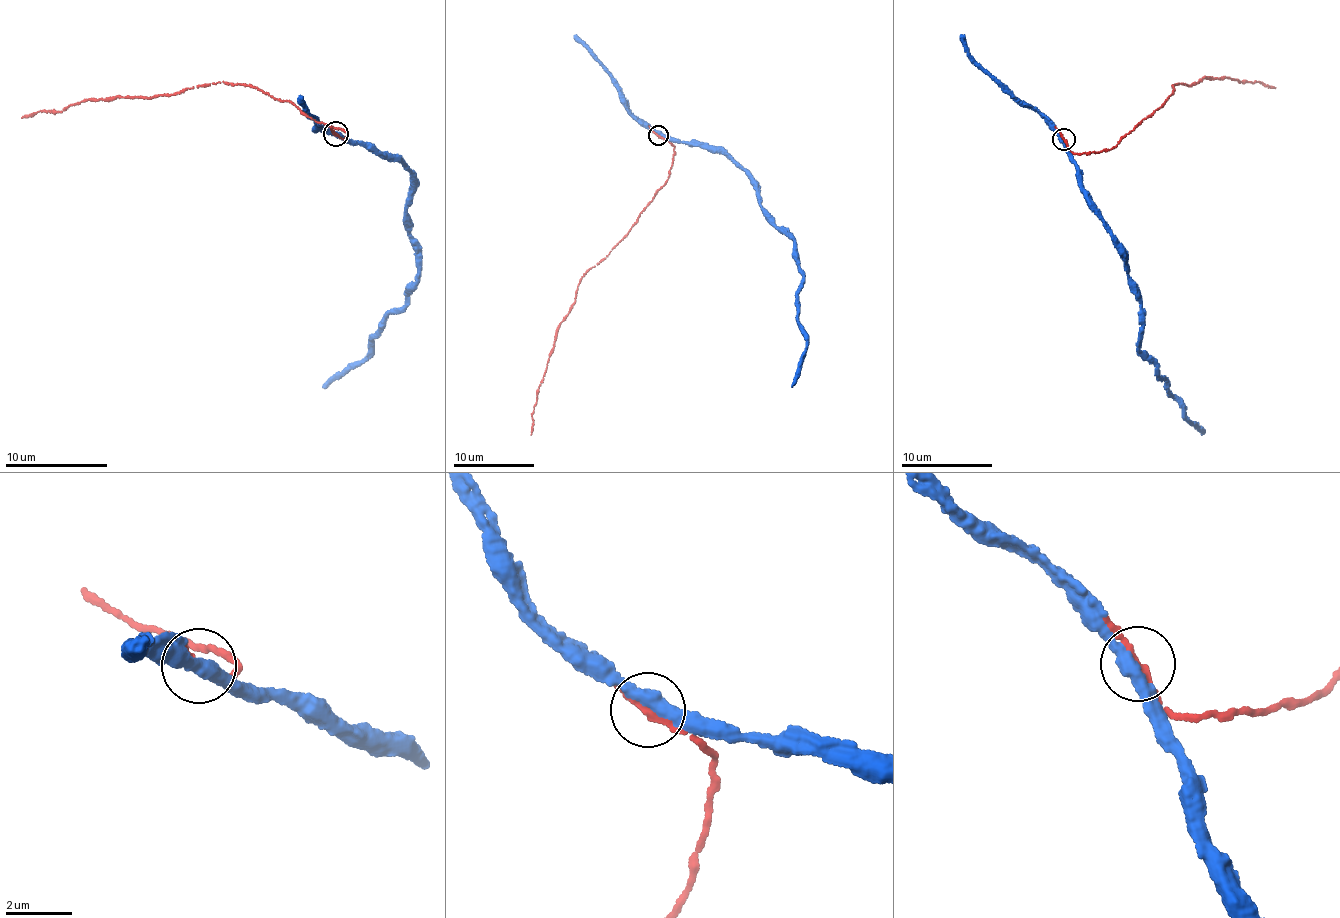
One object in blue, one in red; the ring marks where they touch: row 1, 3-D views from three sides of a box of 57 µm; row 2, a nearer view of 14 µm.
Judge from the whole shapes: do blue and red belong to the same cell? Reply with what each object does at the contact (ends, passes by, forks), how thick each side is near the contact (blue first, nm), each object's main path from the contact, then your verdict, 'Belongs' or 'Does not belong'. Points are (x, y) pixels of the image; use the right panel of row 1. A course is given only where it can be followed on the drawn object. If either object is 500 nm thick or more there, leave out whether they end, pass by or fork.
At the ring blue passes by. At the ring red passes by. Thickness 380 nm (blue) against 220 nm. Course of blue: (1064, 140), (1087, 204), (1111, 234), (1140, 302), (1137, 353), (1154, 364), (1187, 423), (1204, 432). Course of red: (1063, 138), (1073, 153), (1114, 149), (1174, 94), (1172, 85), (1224, 77), (1243, 83), (1258, 82), (1274, 88). Belongs

